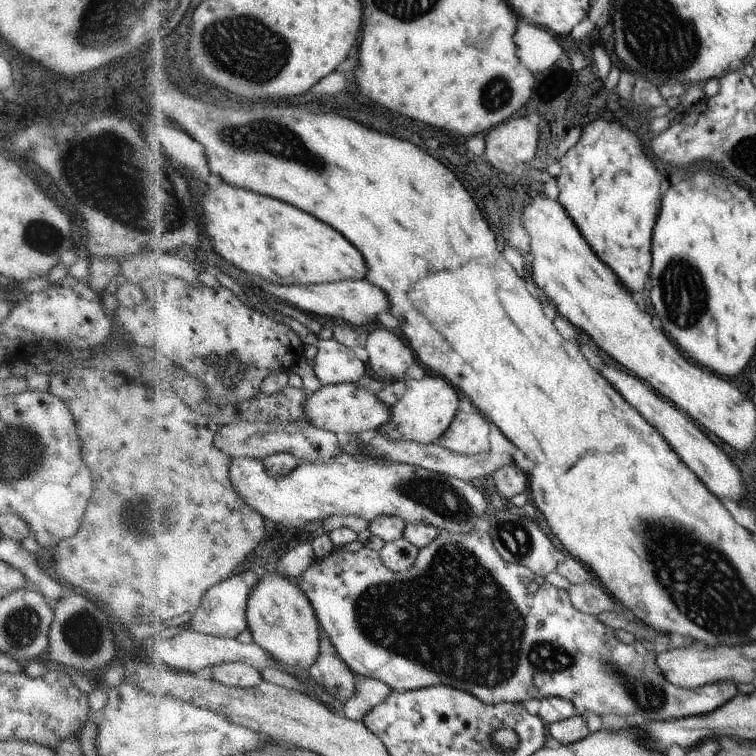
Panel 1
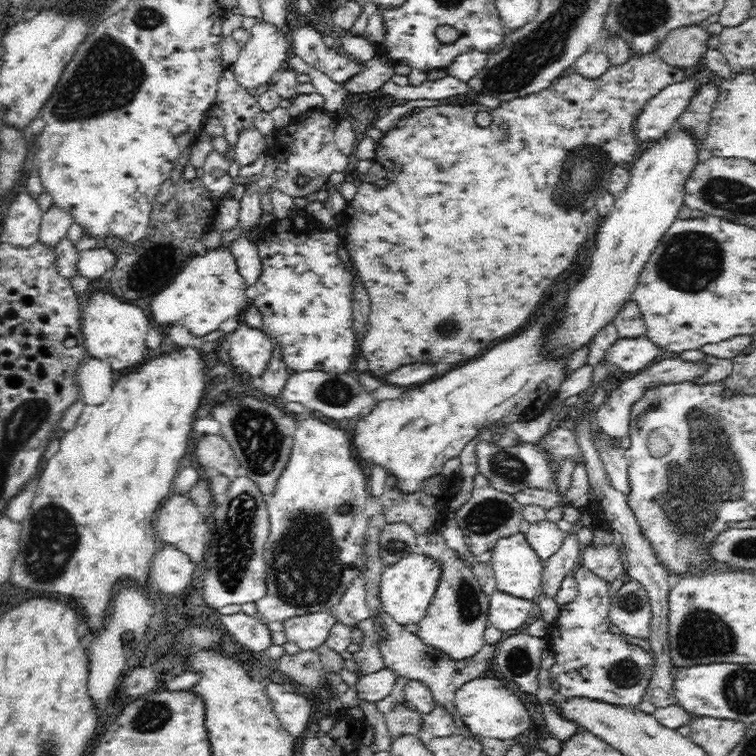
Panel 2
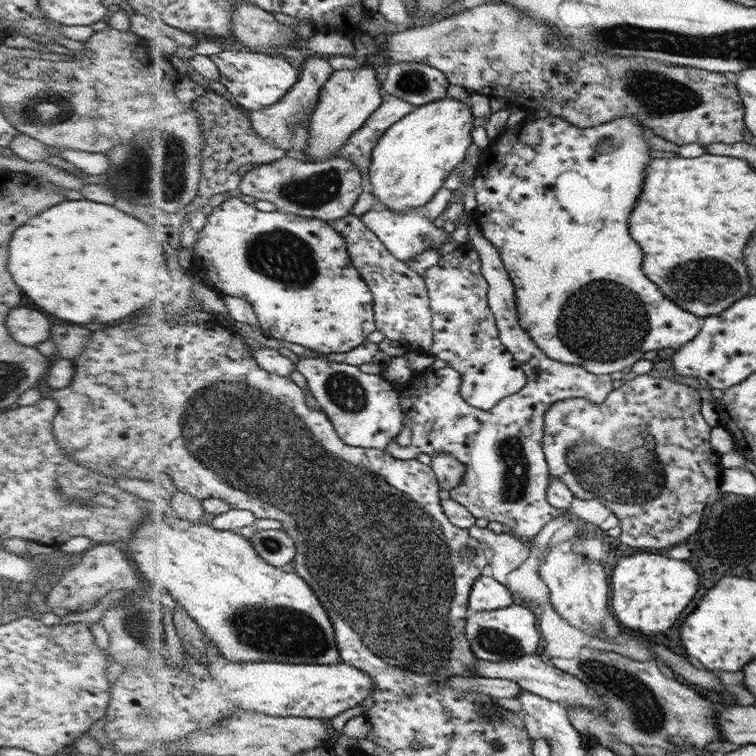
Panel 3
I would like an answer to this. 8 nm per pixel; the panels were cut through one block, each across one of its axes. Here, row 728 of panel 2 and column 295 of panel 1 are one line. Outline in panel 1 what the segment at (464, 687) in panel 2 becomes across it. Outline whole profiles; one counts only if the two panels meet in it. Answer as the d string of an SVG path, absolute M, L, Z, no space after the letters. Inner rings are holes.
M242 457L239 459L233 458L233 463L231 464L231 479L236 486L236 490L238 490L238 492L247 500L248 503L264 514L266 518L270 518L270 520L274 520L274 522L282 522L282 524L286 522L286 526L296 526L296 528L302 528L302 526L306 526L306 524L310 524L310 522L316 522L316 520L326 520L336 515L354 515L368 519L370 522L375 521L378 517L395 516L400 517L405 523L426 523L427 525L431 524L440 531L450 531L452 533L469 533L470 531L476 530L476 526L474 526L474 524L476 524L476 520L488 518L489 515L489 511L487 510L488 502L486 501L486 498L484 498L483 491L476 489L471 482L469 483L468 481L464 481L456 477L429 471L428 469L406 463L376 463L372 461L359 461L354 457L345 462L344 459L334 460L332 462L302 462L301 465L289 475L276 477L267 470L266 462L264 462L264 460L252 457Z

